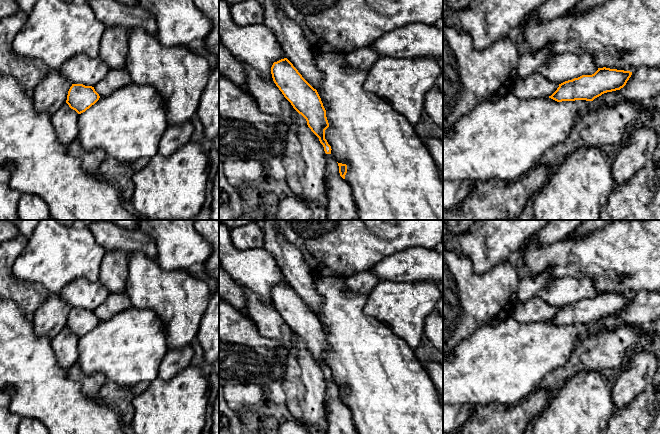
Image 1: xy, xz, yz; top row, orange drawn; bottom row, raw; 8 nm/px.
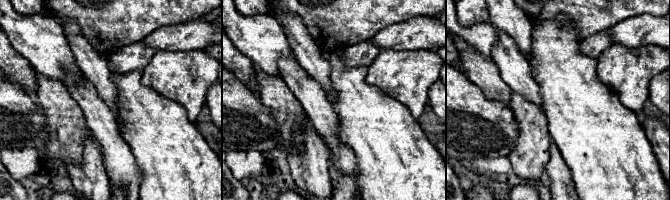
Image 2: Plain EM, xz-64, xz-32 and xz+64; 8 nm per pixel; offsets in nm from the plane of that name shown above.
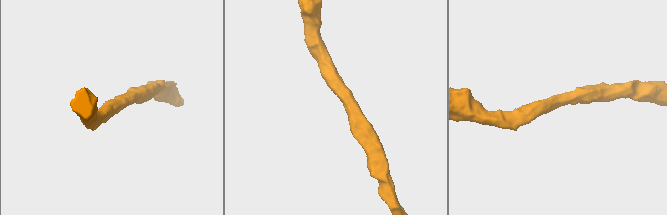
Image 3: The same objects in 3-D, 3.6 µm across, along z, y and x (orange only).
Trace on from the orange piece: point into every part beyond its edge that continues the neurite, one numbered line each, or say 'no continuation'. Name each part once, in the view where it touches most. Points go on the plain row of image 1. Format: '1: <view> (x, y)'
1: xz (388, 391)

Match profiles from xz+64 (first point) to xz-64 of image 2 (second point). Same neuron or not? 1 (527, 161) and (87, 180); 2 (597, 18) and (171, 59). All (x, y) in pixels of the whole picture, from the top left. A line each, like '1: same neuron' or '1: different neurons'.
1: same neuron
2: different neurons

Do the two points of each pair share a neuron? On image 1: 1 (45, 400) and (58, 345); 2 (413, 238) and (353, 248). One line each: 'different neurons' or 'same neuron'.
1: different neurons
2: same neuron

